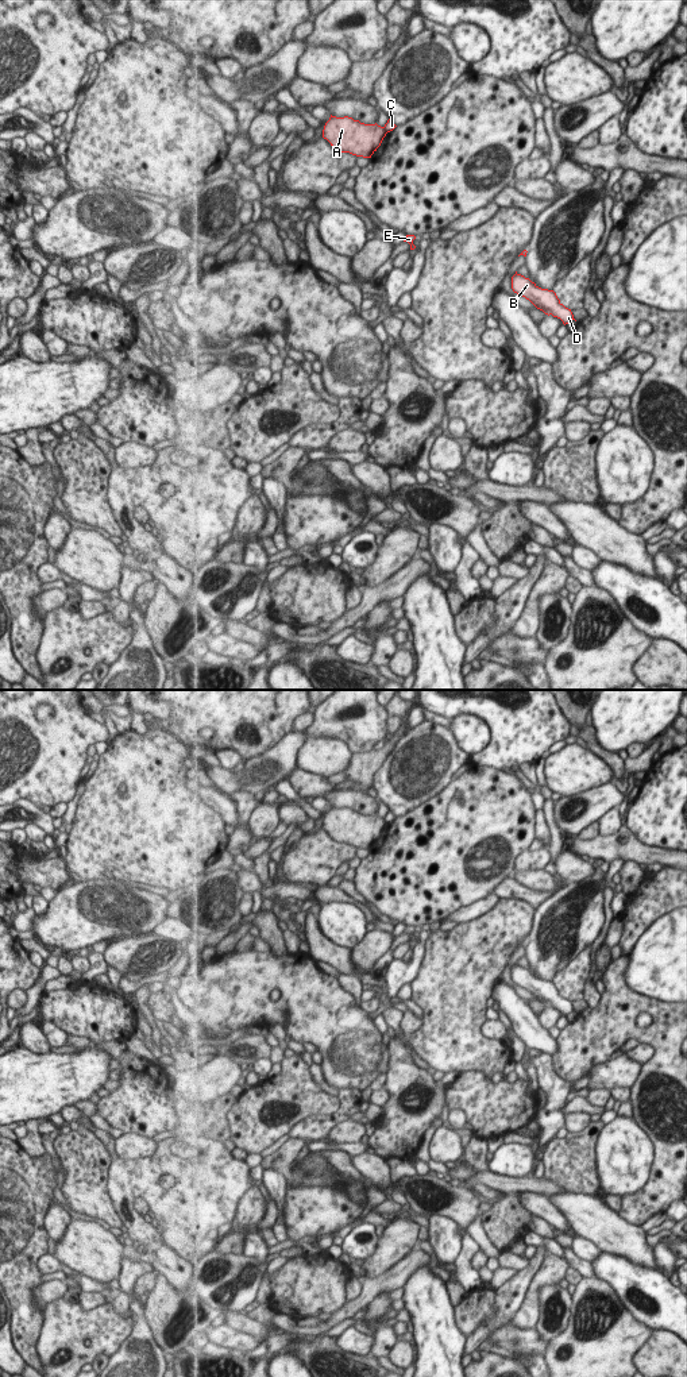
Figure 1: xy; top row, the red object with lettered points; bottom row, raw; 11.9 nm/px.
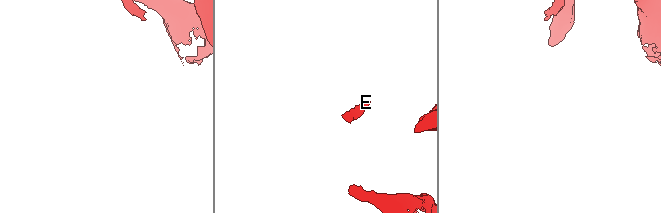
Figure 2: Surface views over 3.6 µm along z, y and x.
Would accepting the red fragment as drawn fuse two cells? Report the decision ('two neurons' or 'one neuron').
two neurons

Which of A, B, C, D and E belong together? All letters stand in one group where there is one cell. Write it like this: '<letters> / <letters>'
A E / B C D

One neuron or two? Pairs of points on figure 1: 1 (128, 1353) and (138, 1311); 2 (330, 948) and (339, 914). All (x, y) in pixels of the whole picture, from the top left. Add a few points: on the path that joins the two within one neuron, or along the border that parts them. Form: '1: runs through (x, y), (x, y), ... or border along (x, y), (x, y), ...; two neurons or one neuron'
1: runs through (138, 1342), (138, 1322); one neuron
2: border along (317, 917), (320, 929), (330, 938), (351, 949); two neurons

